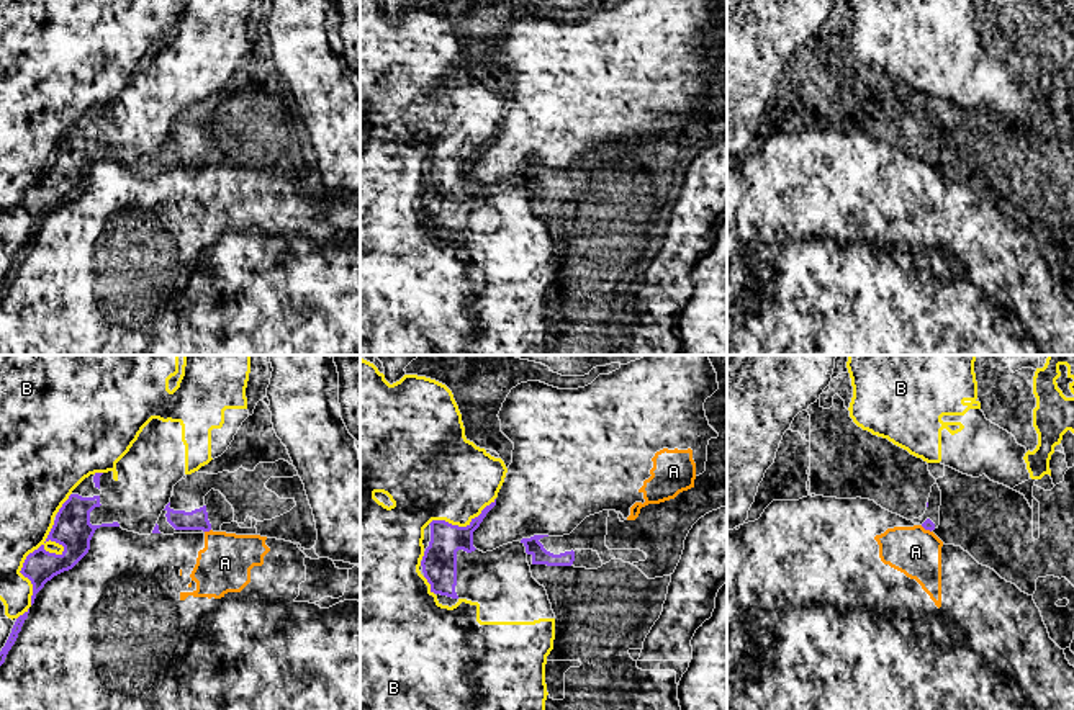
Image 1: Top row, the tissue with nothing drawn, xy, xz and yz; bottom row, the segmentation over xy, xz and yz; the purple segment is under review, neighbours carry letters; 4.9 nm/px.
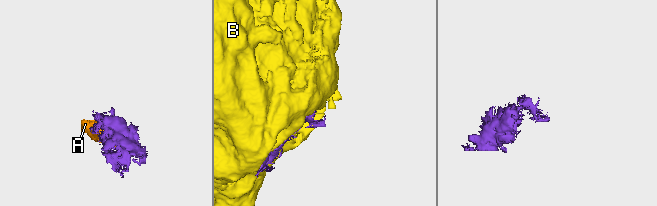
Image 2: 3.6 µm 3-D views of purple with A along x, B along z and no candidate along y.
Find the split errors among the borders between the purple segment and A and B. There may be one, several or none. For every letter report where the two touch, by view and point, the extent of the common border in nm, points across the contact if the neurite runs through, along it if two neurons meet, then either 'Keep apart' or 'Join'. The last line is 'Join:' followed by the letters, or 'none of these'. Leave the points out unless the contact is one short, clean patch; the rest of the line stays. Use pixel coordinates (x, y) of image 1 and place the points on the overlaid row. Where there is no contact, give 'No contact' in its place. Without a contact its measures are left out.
A: Touches purple at xy (207, 530). Shared border 40 nm. Boundary: xy (210, 529), (205, 532). Keep apart
B: Touches purple at xy (25, 561). Shared border 440 nm. Join
Join: B

